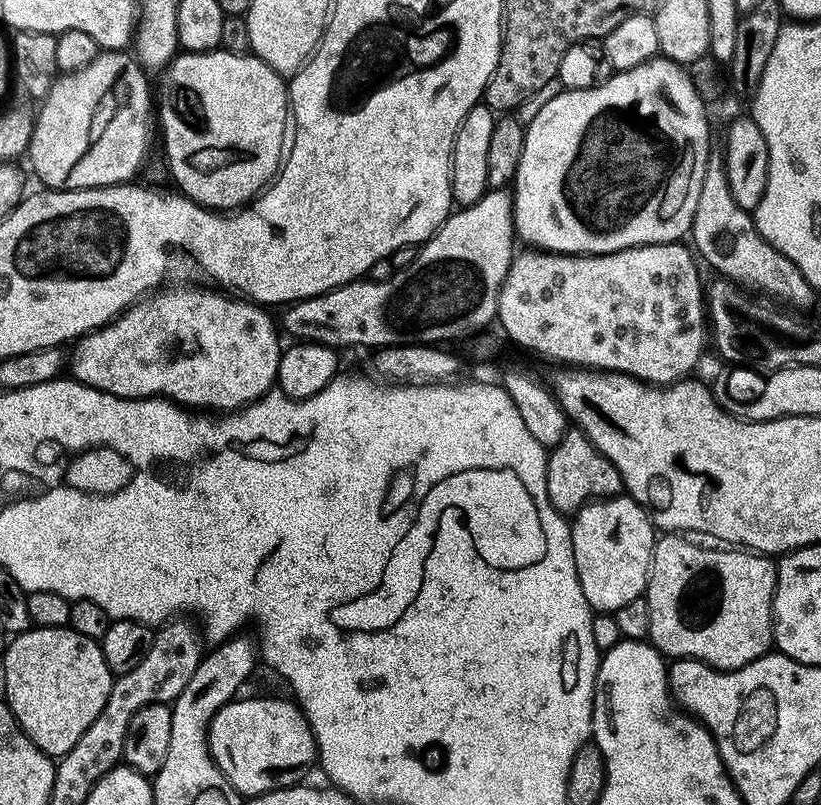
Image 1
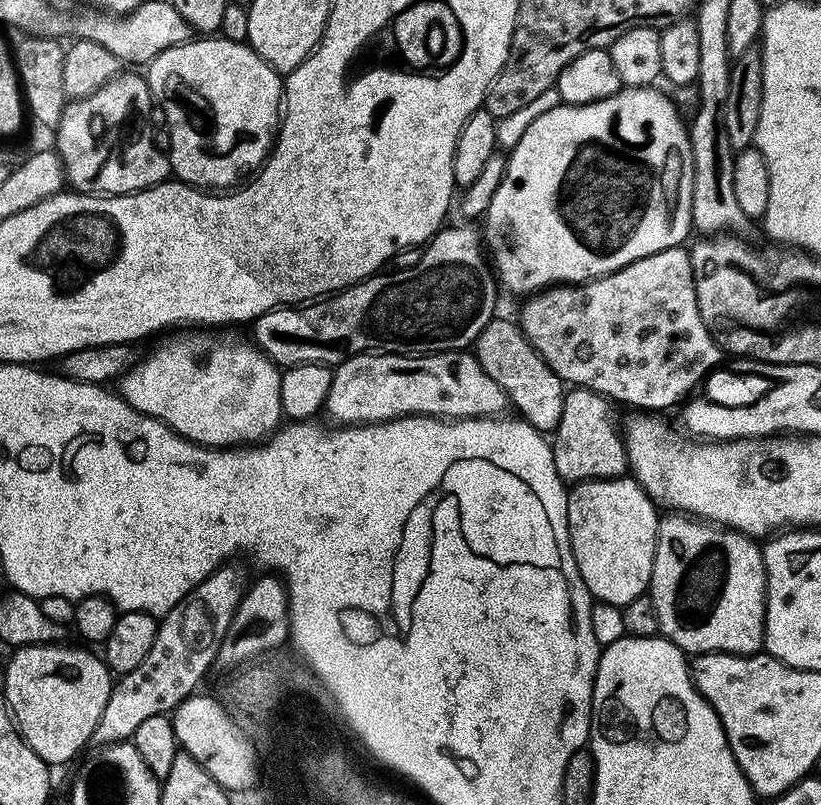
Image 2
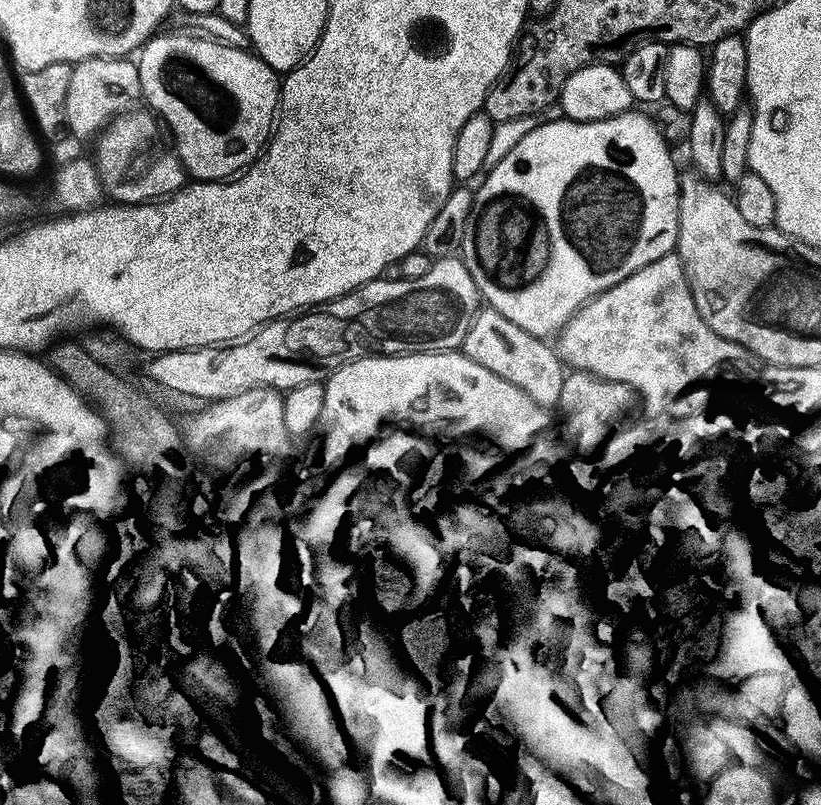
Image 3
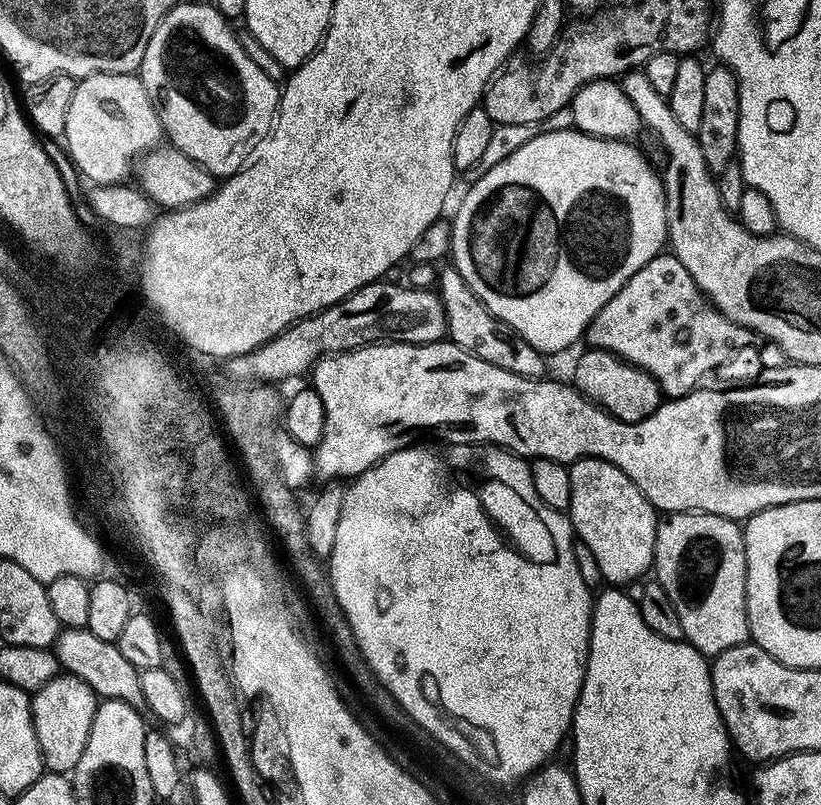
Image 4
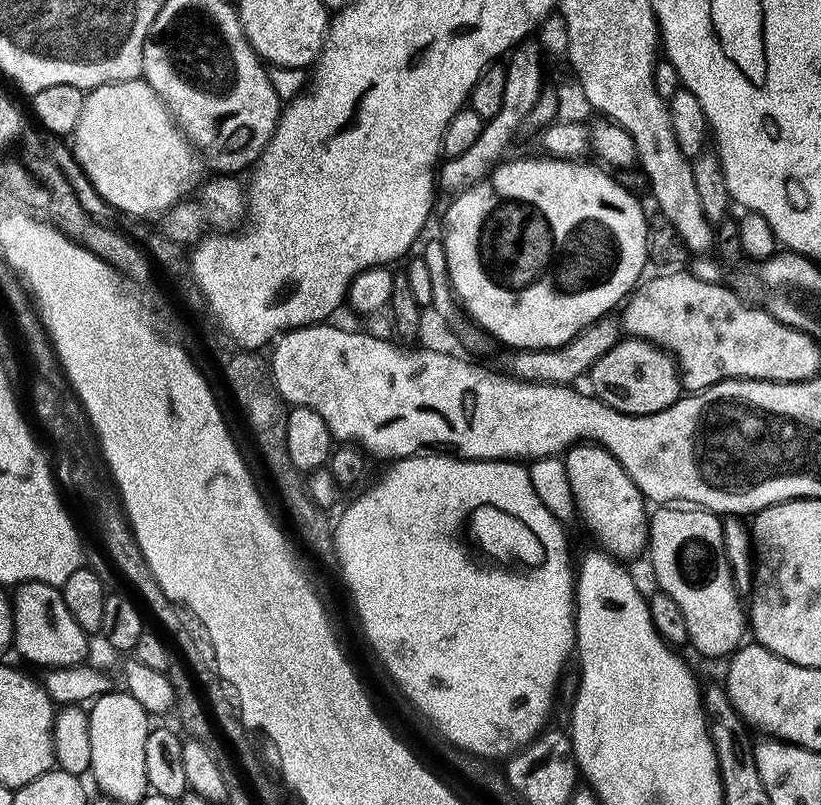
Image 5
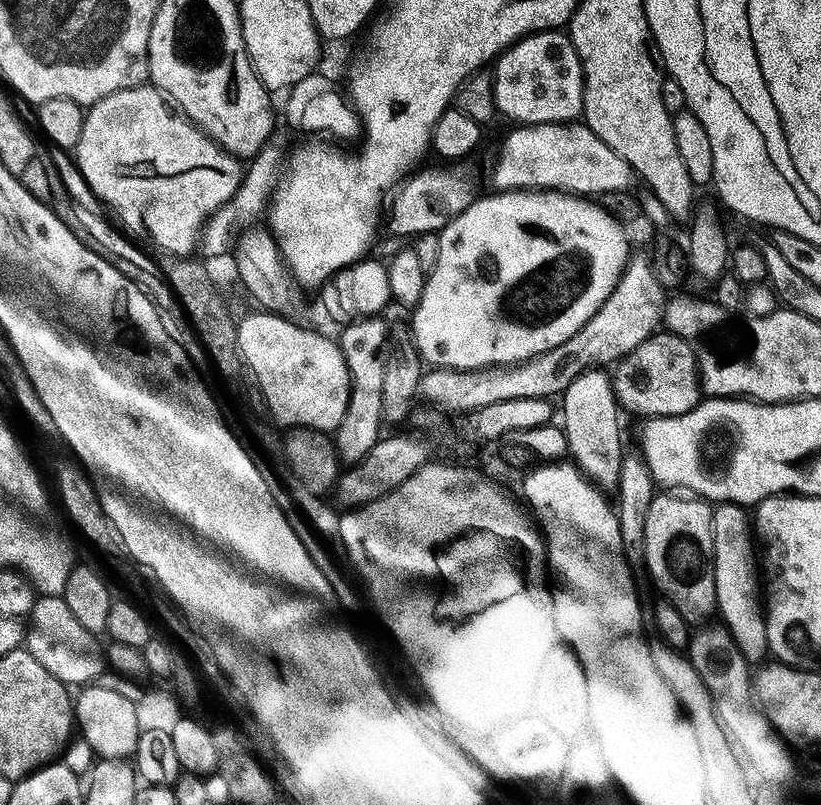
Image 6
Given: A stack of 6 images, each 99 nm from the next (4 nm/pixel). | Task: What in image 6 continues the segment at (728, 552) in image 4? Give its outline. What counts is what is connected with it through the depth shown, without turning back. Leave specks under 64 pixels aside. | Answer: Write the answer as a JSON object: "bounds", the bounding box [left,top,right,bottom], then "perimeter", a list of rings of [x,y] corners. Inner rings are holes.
{"bounds":[645,494,717,622],"perimeter":[[[656,494],[653,501],[650,502],[650,510],[647,511],[646,524],[645,524],[645,562],[648,564],[648,572],[651,576],[653,585],[662,593],[665,597],[671,598],[671,602],[674,607],[680,611],[683,616],[689,620],[689,622],[704,622],[709,619],[708,616],[717,611],[716,596],[715,596],[715,550],[714,550],[714,530],[712,529],[712,512],[713,505],[709,501],[703,498],[685,498],[680,494],[664,494],[668,496],[662,496],[662,494]]]}

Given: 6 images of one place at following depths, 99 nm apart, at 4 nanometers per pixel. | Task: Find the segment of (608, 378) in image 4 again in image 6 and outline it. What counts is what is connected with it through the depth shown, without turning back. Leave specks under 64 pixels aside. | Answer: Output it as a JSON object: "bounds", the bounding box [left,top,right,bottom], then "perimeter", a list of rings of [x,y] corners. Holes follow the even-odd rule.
{"bounds":[612,330,702,418],"perimeter":[[[667,330],[653,332],[633,352],[620,360],[614,369],[616,369],[616,372],[614,371],[612,376],[612,389],[616,392],[617,404],[625,413],[637,412],[640,418],[681,416],[690,410],[694,410],[694,406],[699,404],[702,399],[697,349],[689,341],[683,340],[673,332]]]}

